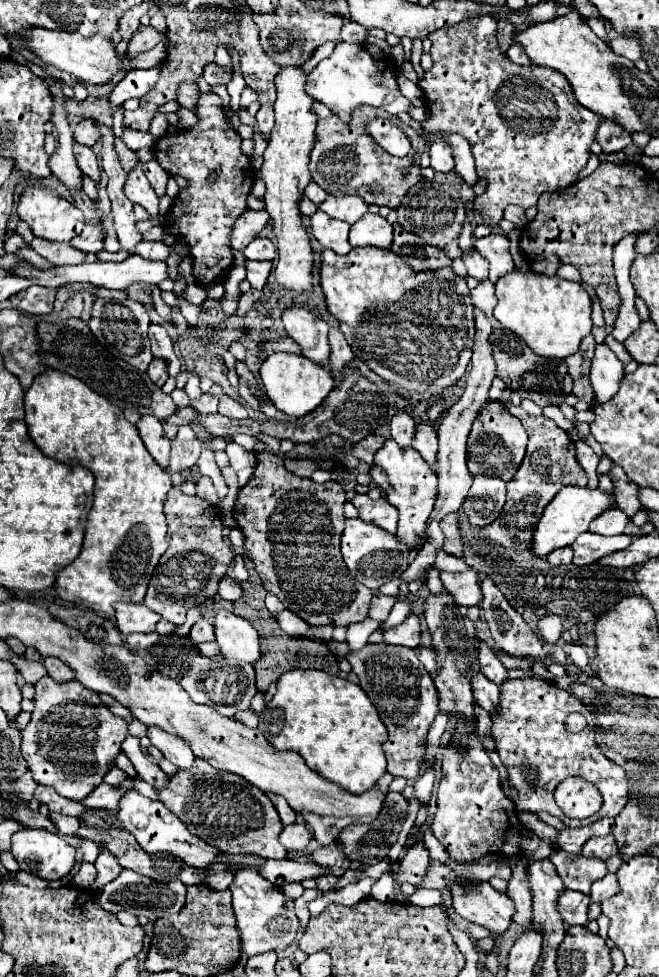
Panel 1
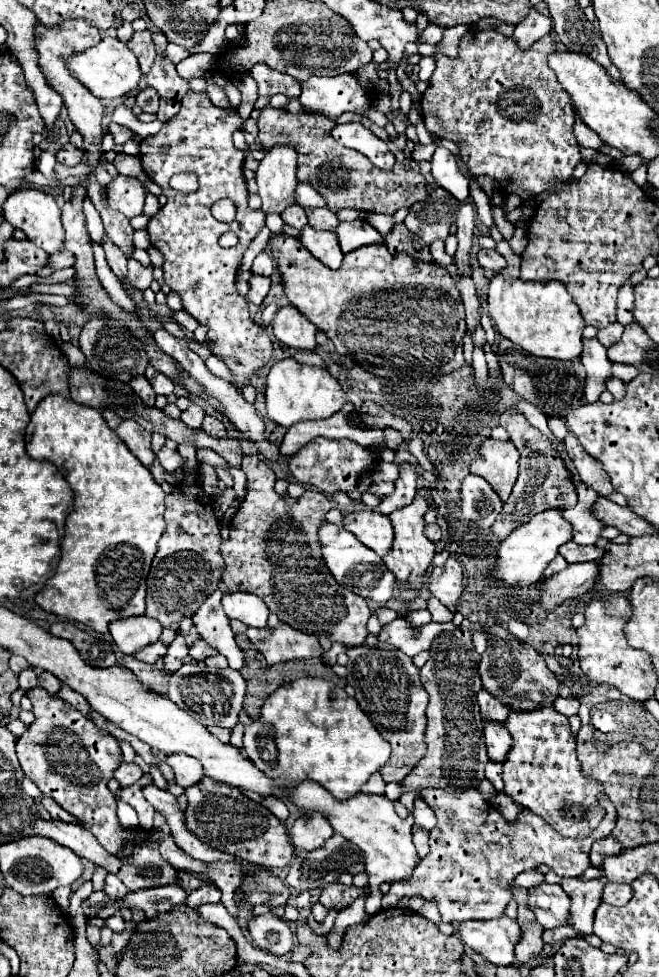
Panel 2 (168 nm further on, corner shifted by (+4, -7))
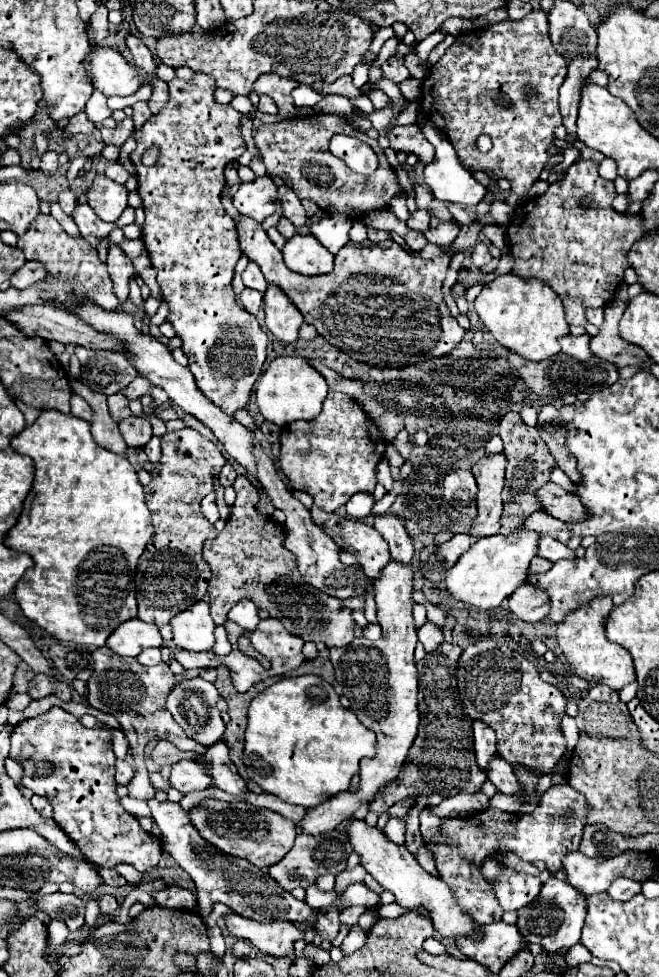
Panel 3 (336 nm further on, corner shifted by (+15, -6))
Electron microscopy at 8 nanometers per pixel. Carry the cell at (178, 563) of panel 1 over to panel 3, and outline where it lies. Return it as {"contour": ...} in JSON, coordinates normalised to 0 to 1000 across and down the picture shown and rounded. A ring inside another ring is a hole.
{"contour":[[[291,438],[252,442],[243,450],[243,485],[225,497],[219,497],[222,516],[231,526],[234,549],[228,551],[219,567],[209,573],[203,592],[209,633],[237,641],[255,639],[261,631],[279,626],[313,608],[319,581],[307,571],[307,557],[316,551],[325,551],[331,542],[307,528],[303,514],[316,504],[322,504],[325,489],[343,475],[343,469],[331,461],[331,456]]]}

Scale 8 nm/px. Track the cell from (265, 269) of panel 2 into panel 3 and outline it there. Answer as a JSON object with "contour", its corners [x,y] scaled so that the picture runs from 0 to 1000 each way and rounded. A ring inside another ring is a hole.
{"contour":[[[385,268],[376,270],[376,274],[373,274],[370,280],[367,280],[367,287],[370,287],[370,291],[373,291],[376,295],[385,295],[385,297],[392,297],[392,299],[401,299],[404,293],[407,293],[401,280],[395,278],[392,270],[385,270]]]}

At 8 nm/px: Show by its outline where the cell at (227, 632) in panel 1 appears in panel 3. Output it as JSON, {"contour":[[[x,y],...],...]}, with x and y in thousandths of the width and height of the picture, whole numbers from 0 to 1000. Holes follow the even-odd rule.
{"contour":[[[297,616],[285,626],[273,626],[258,635],[261,641],[261,655],[267,663],[307,667],[322,665],[325,661],[325,643],[319,622],[313,616]]]}

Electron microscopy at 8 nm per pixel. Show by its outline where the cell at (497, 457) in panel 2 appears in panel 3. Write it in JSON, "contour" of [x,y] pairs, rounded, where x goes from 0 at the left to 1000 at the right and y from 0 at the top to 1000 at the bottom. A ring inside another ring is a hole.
{"contour":[[[765,465],[734,467],[716,477],[725,495],[725,528],[713,536],[713,549],[737,551],[759,545],[762,528],[762,499],[765,499]]]}

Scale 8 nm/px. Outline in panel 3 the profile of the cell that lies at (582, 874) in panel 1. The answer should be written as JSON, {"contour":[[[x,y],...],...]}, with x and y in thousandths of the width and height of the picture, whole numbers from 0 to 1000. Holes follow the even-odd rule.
{"contour":[[[841,897],[832,899],[832,903],[822,907],[819,917],[807,923],[804,929],[789,929],[786,933],[786,954],[801,962],[822,968],[825,974],[844,976],[850,972],[862,972],[880,962],[880,952],[889,938],[889,919],[874,913],[862,903],[847,901]]]}

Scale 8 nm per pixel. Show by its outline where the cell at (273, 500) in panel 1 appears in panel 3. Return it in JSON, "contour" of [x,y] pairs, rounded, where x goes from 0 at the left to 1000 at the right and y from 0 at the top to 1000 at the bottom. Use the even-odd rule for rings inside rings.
{"contour":[[[361,487],[355,493],[355,502],[361,506],[352,526],[340,538],[340,542],[325,551],[310,555],[310,573],[319,577],[322,592],[316,600],[319,610],[319,626],[328,639],[340,639],[346,635],[346,626],[355,618],[364,616],[364,612],[379,612],[395,624],[407,624],[407,628],[419,635],[425,635],[437,647],[446,651],[455,651],[458,655],[470,657],[492,657],[498,663],[519,663],[528,661],[537,655],[537,635],[534,624],[522,620],[519,614],[492,610],[489,606],[480,606],[470,598],[461,598],[458,590],[449,585],[449,577],[443,577],[443,567],[431,561],[431,542],[425,536],[410,534],[407,528],[388,524],[385,516],[392,514],[392,499],[370,487]]]}

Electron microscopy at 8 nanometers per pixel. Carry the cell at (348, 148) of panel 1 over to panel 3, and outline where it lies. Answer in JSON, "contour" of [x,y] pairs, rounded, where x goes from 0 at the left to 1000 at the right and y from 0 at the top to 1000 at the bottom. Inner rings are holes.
{"contour":[[[473,117],[464,121],[437,121],[437,123],[416,125],[416,127],[395,127],[395,131],[385,137],[385,145],[398,158],[404,174],[410,178],[425,180],[431,184],[431,188],[440,190],[455,205],[470,203],[495,217],[525,219],[537,225],[552,217],[586,213],[592,209],[592,205],[610,194],[604,188],[604,180],[598,178],[595,170],[589,168],[583,154],[574,149],[574,144],[558,141],[552,135],[534,131],[528,127],[528,123],[519,119]],[[461,125],[467,127],[464,131],[458,129]],[[507,137],[537,139],[543,143],[552,143],[558,149],[564,149],[564,154],[574,158],[574,166],[577,166],[577,171],[571,176],[564,180],[540,178],[516,162],[504,160],[498,156],[498,143]]]}

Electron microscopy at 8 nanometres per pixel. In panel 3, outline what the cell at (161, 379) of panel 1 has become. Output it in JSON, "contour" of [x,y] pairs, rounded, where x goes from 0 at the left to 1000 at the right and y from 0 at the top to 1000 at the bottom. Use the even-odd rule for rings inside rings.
{"contour":[[[185,401],[164,405],[164,420],[167,420],[167,426],[173,428],[173,432],[182,432],[182,430],[200,426],[200,422],[194,418],[194,409],[188,409]]]}

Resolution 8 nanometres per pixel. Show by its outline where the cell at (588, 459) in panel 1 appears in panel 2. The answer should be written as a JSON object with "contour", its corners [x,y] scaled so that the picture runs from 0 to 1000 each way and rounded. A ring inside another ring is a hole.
{"contour":[[[879,492],[876,496],[882,496],[882,509],[873,519],[854,521],[854,529],[866,531],[866,537],[873,537],[873,556],[903,558],[912,552],[912,541],[918,539],[915,533],[909,533],[900,525],[900,515],[909,507],[885,492]]]}

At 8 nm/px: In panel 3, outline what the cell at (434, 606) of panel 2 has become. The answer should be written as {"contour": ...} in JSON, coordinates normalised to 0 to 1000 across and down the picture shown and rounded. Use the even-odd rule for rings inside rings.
{"contour":[[[646,637],[637,645],[634,645],[634,655],[643,659],[646,667],[662,667],[668,663],[668,659],[674,657],[674,649],[668,643],[662,643],[656,637]]]}

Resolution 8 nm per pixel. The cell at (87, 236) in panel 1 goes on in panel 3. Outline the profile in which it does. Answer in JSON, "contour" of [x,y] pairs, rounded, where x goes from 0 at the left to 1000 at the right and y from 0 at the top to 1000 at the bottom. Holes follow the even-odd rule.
{"contour":[[[36,268],[36,272],[18,280],[15,285],[15,293],[24,295],[24,297],[36,297],[42,293],[49,293],[52,289],[64,287],[67,285],[67,272],[64,270],[55,270],[55,268]]]}

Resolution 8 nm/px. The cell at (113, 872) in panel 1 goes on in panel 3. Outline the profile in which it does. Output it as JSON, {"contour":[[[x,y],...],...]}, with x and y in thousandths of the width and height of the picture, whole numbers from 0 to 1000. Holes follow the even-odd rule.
{"contour":[[[155,917],[149,923],[152,923],[152,933],[161,938],[170,938],[179,931],[179,921],[173,917]]]}

